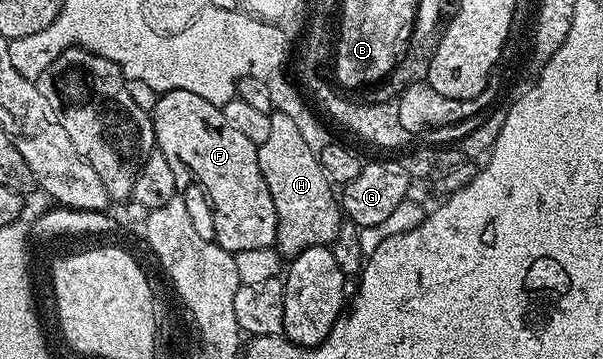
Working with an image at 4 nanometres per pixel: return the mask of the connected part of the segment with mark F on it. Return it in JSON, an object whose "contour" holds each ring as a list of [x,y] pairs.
{"contour":[[[168,91],[161,94],[156,103],[152,114],[154,122],[154,139],[156,142],[157,152],[164,155],[164,159],[168,159],[168,167],[172,167],[172,175],[179,183],[185,182],[186,169],[206,188],[206,193],[210,196],[210,209],[214,212],[214,233],[213,240],[218,242],[220,247],[224,247],[230,253],[236,254],[240,251],[251,250],[252,248],[268,248],[276,242],[276,227],[278,226],[278,216],[276,215],[276,207],[272,203],[272,195],[268,191],[268,183],[264,183],[264,175],[260,175],[260,163],[258,162],[258,147],[252,143],[252,139],[246,138],[241,131],[236,131],[236,127],[232,127],[232,123],[228,123],[228,119],[224,119],[221,108],[212,103],[208,103],[208,99],[200,99],[200,95],[192,95],[192,91]]]}

